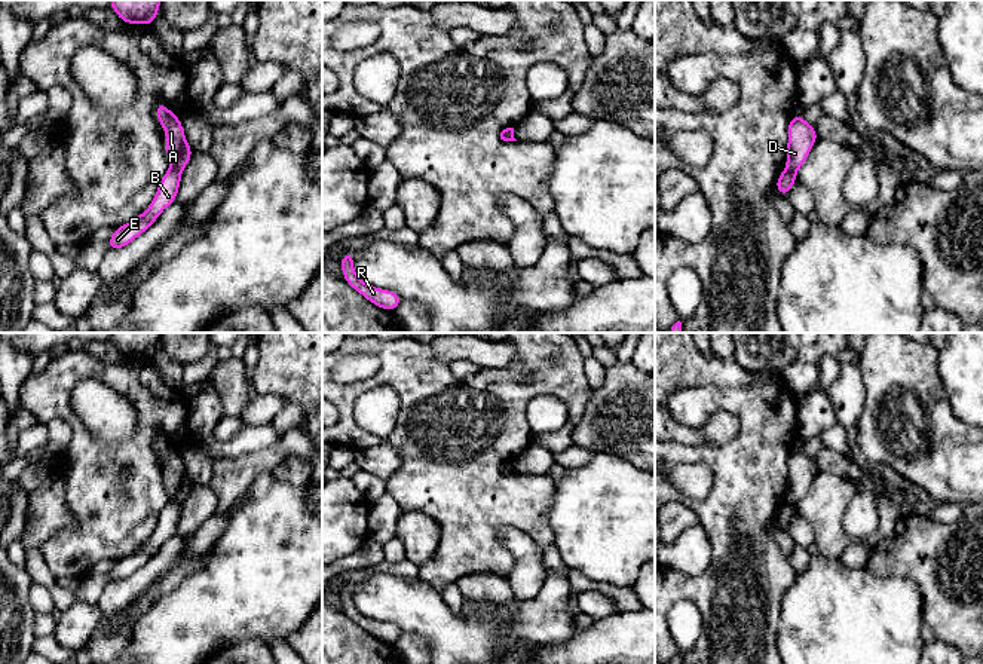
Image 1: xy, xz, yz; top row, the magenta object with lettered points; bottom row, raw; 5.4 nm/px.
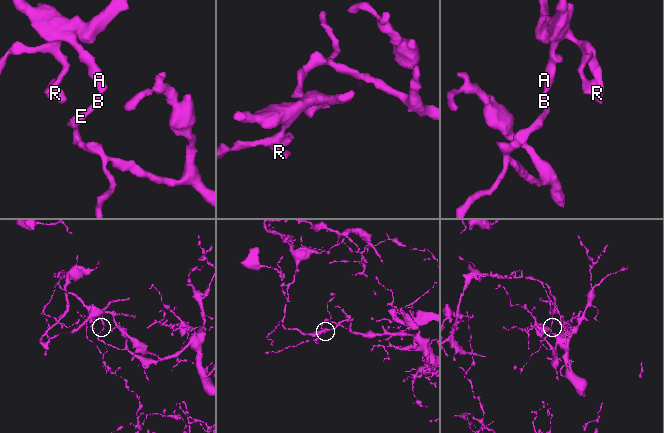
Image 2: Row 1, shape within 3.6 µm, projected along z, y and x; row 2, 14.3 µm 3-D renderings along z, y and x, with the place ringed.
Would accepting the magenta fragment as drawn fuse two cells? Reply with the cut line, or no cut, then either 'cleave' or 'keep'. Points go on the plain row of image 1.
cut xy (171, 499), (180, 505); cleave

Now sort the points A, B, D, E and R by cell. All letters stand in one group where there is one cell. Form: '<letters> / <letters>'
A D R / B E

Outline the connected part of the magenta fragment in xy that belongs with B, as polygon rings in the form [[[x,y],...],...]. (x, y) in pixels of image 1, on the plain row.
[[[169,502],[160,512],[156,529],[148,541],[135,553],[116,560],[108,575],[108,584],[126,579],[141,566],[144,566],[162,547],[162,544],[175,535],[180,521],[181,505]]]

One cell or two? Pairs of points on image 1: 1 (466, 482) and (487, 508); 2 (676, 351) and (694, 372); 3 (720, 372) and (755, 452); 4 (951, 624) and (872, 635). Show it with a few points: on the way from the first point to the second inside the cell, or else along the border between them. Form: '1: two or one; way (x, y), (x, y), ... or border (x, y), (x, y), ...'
1: one; way (466, 487), (481, 502)
2: one; way (677, 355), (689, 367)
3: two; border (761, 378), (740, 386), (692, 388)
4: two; border (921, 593), (921, 638), (925, 642)

